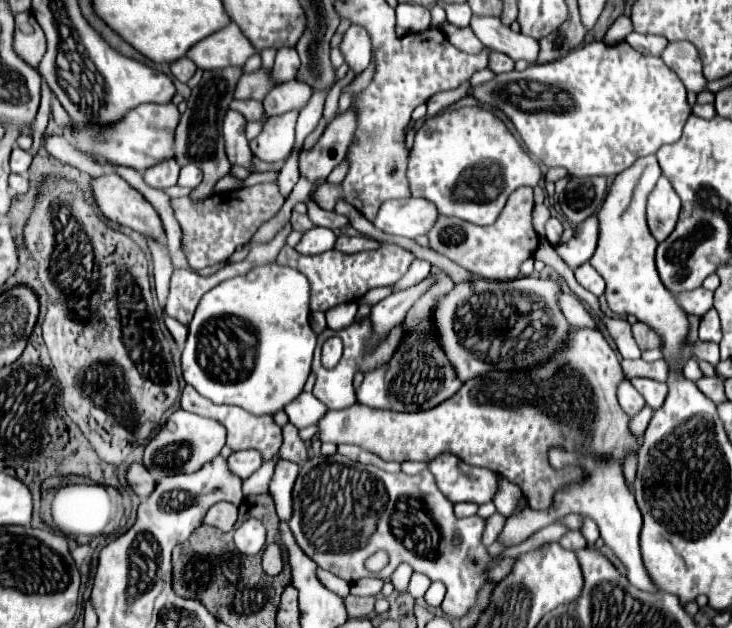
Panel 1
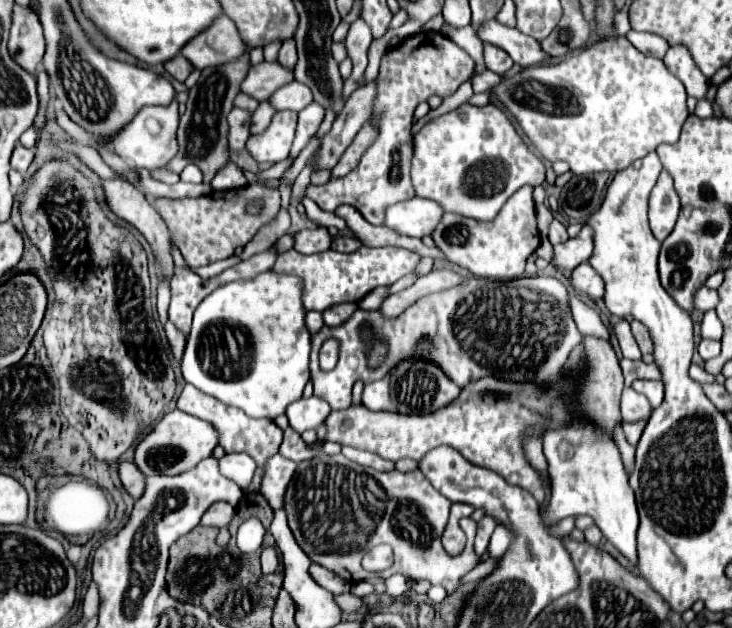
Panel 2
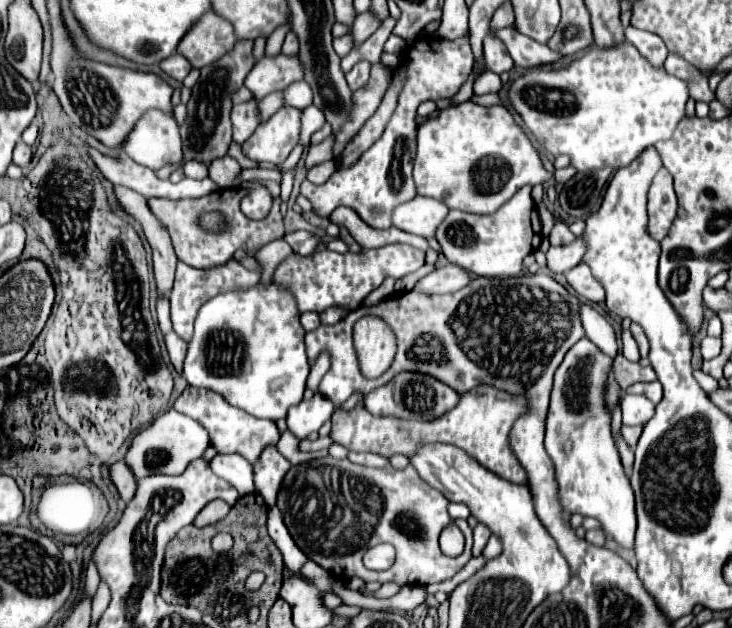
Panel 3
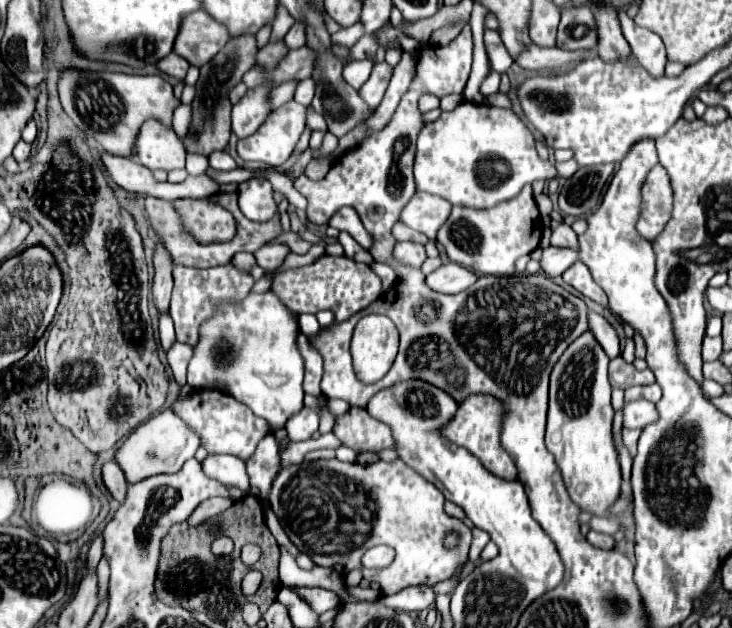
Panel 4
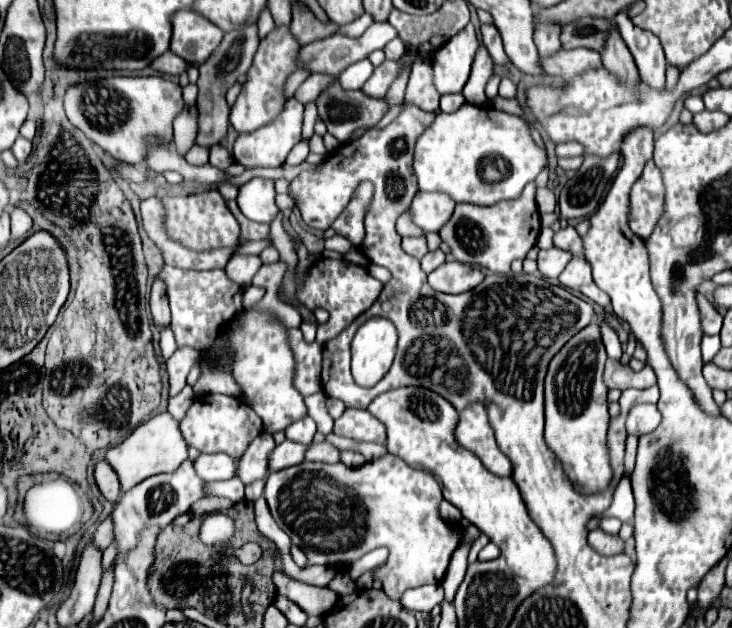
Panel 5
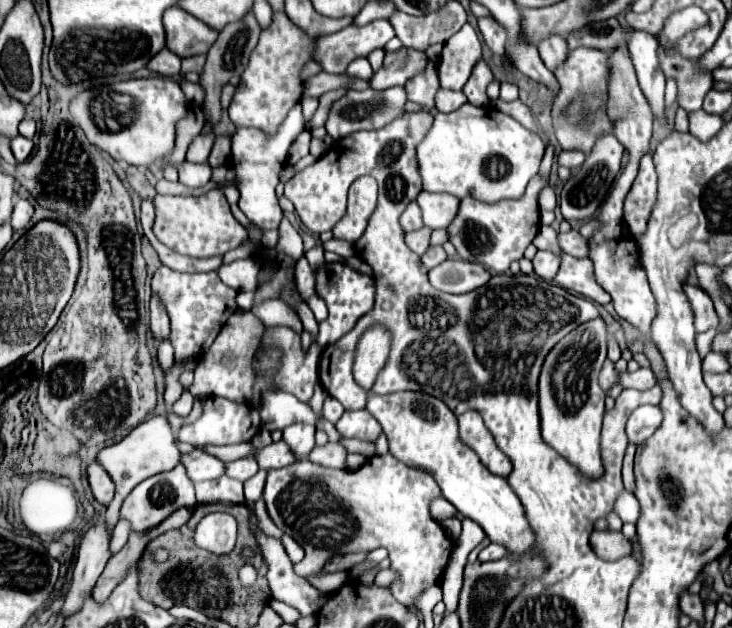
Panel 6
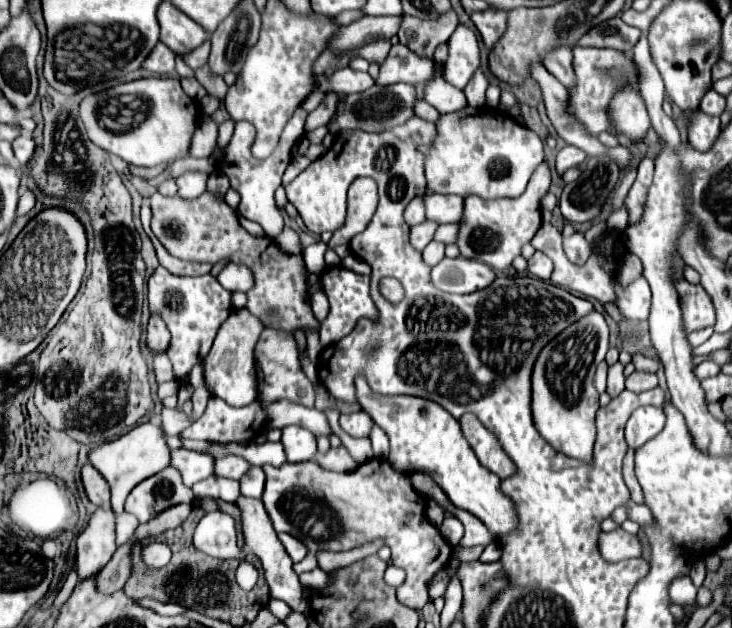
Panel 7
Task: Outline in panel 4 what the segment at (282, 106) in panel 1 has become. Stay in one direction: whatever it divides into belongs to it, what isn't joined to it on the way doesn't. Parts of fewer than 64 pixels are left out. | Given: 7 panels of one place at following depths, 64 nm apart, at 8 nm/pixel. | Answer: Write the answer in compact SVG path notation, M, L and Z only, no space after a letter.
M306 78L302 80L298 86L296 86L296 94L294 94L294 100L304 104L304 106L310 106L312 98L314 98L314 90L316 90L316 82L312 78Z

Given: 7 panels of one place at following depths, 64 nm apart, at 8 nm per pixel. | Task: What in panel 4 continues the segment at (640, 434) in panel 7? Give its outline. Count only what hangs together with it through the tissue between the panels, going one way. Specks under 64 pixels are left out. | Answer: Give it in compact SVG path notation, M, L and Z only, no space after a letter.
M636 400L624 406L624 428L646 428L658 420L658 410L648 400Z

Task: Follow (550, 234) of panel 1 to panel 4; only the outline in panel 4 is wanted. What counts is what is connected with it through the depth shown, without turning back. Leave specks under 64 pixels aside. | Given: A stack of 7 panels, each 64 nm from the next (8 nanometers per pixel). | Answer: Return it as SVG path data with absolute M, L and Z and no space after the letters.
M560 222L560 224L554 228L554 232L552 232L552 246L576 248L576 250L578 250L578 236L576 236L576 232L574 232L568 224Z

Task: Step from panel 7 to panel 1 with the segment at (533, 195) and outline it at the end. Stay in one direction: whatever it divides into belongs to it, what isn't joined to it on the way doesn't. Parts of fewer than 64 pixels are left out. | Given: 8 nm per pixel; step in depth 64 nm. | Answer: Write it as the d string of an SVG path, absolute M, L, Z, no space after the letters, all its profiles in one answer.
M518 188L506 202L504 212L490 226L476 226L452 216L438 216L436 226L430 230L430 248L448 256L458 266L466 268L478 278L486 280L514 280L520 276L520 264L538 248L538 234L532 226L532 188Z

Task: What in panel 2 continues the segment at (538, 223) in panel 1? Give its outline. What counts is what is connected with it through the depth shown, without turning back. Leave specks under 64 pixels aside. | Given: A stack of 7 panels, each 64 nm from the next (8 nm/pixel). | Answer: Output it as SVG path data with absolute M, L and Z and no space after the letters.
M538 206L536 218L538 218L538 230L540 230L540 234L546 236L548 234L548 226L552 222L552 212L546 206Z

